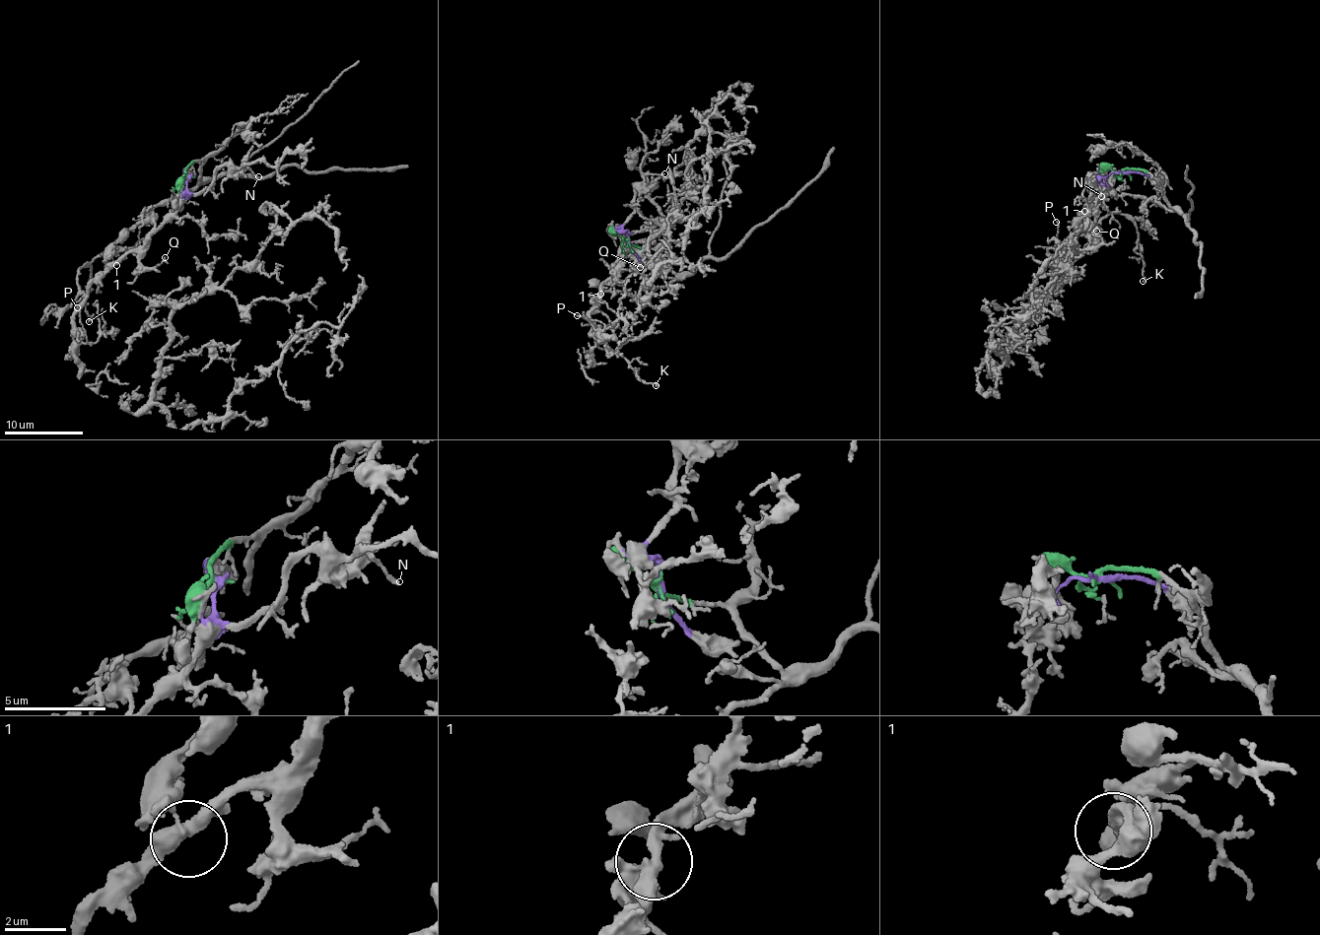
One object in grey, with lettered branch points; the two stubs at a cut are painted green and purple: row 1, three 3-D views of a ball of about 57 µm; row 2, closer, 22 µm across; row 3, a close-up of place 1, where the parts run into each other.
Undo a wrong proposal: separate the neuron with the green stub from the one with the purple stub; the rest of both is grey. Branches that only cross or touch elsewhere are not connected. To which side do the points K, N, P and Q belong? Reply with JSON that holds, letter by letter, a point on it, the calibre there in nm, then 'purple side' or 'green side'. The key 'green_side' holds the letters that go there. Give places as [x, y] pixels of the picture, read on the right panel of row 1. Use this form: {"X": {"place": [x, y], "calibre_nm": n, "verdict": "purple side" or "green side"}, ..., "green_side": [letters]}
{"K": {"place": [1143, 281], "calibre_nm": 200, "verdict": "purple side"}, "N": {"place": [1101, 196], "calibre_nm": 170, "verdict": "purple side"}, "P": {"place": [1056, 222], "calibre_nm": 160, "verdict": "purple side"}, "Q": {"place": [1096, 231], "calibre_nm": 190, "verdict": "purple side"}, "green_side": []}

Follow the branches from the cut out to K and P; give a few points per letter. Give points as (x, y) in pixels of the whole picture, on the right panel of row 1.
K: (1123, 173), (1115, 172), (1097, 187), (1091, 207), (1079, 214), (1083, 226), (1113, 214), (1137, 226), (1143, 281)
P: (1123, 173), (1115, 172), (1097, 187), (1095, 199), (1077, 218), (1077, 227), (1058, 261), (1057, 221)

